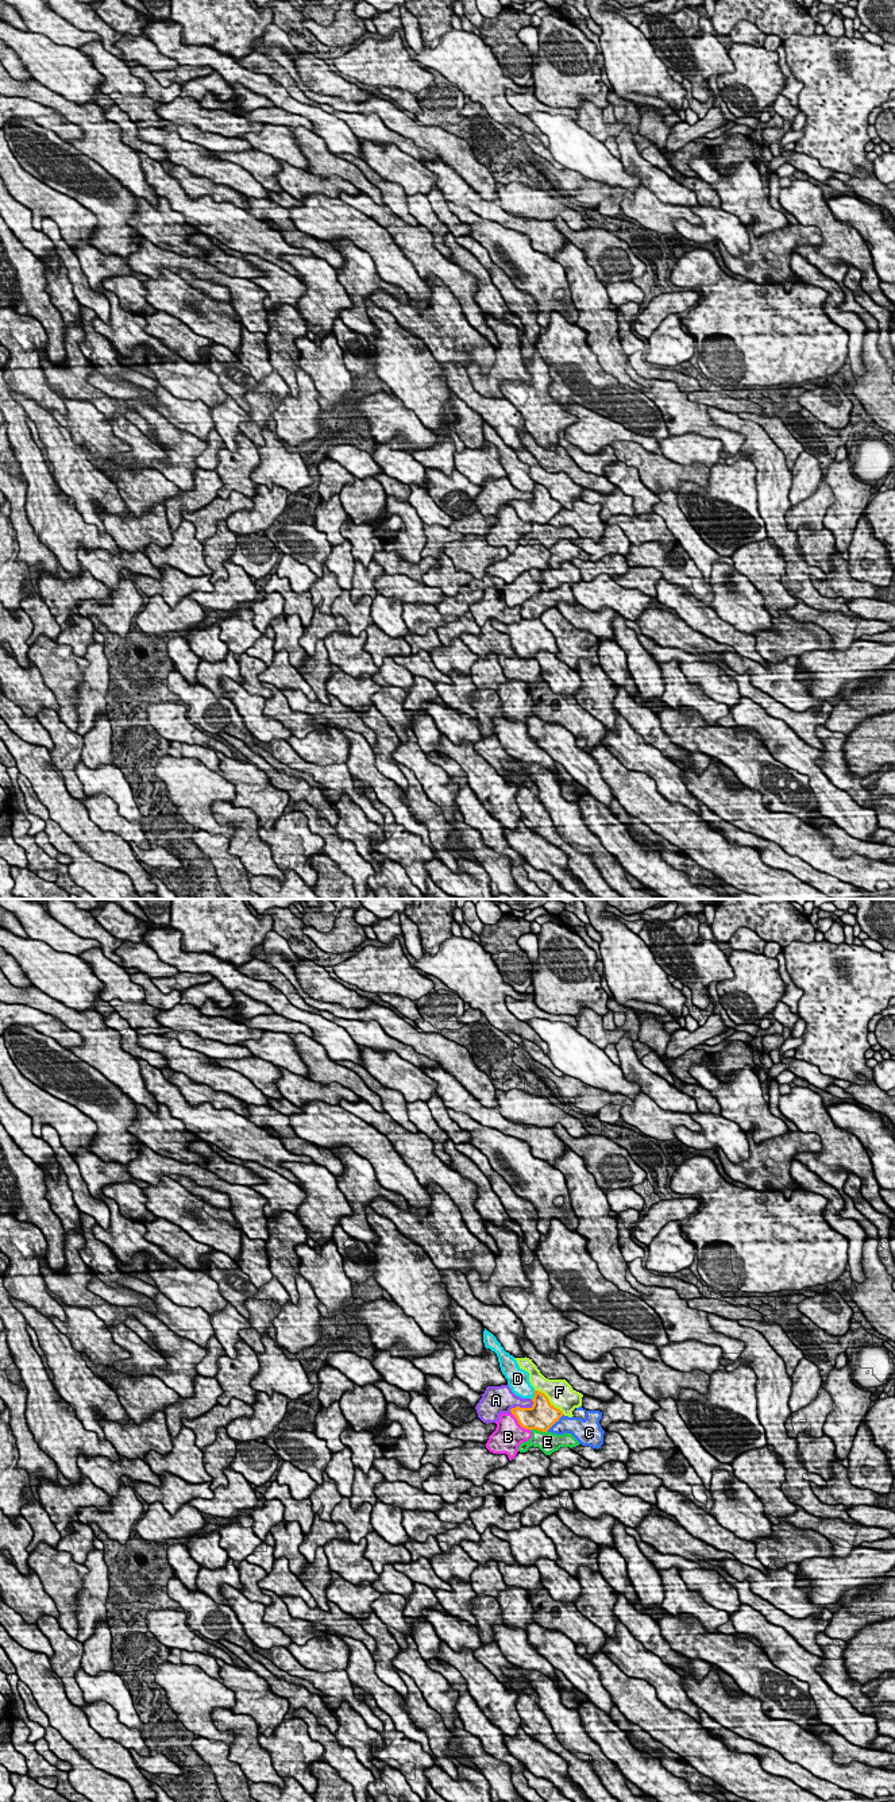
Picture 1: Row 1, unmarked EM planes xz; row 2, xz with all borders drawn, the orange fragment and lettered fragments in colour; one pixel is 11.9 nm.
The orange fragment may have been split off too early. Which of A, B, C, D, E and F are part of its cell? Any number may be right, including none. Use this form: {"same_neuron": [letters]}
{"same_neuron": []}

